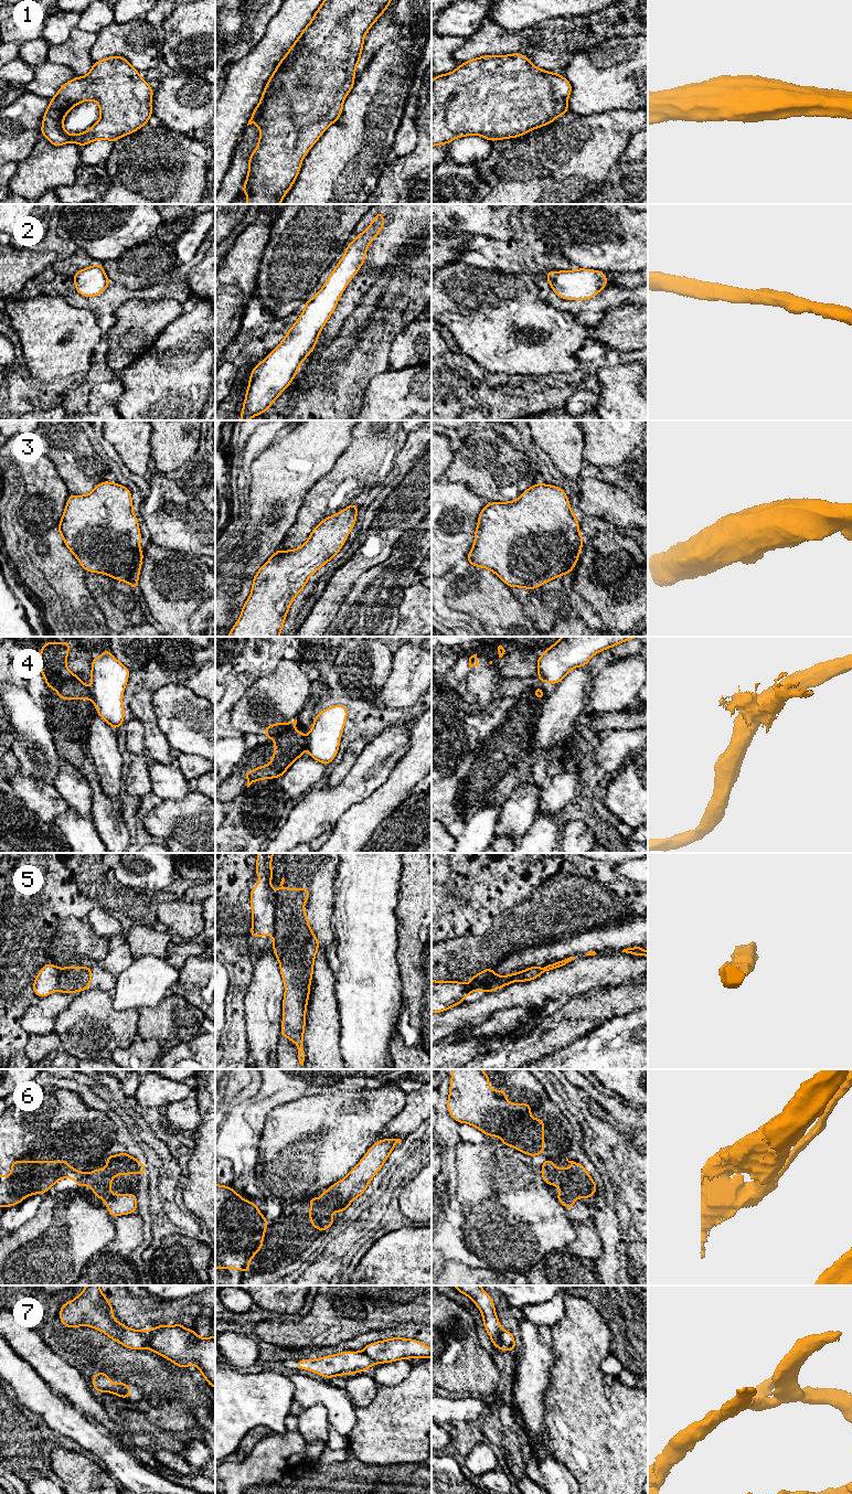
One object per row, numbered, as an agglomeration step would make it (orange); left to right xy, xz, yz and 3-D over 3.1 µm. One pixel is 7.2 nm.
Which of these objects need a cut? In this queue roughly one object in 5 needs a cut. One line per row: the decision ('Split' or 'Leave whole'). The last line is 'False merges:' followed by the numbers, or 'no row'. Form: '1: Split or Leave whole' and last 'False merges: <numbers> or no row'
1: Leave whole
2: Leave whole
3: Leave whole
4: Split
5: Split
6: Split
7: Split
False merges: 4, 5, 6, 7

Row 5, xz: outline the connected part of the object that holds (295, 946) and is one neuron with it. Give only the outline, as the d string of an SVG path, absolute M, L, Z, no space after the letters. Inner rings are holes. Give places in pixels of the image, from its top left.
M281 888L275 892L275 932L273 950L285 983L280 1034L298 1045L299 1064L303 1066L305 1017L310 994L316 952L319 942L308 925L303 905L309 888Z

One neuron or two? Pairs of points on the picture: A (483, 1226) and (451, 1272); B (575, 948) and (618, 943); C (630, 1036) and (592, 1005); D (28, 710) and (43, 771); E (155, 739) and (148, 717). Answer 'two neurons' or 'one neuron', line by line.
A: two neurons
B: one neuron
C: two neurons
D: one neuron
E: one neuron

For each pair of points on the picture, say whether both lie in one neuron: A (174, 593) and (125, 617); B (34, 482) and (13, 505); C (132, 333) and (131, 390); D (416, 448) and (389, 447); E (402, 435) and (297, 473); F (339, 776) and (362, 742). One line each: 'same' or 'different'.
A: different
B: same
C: different
D: different
E: different
F: same

